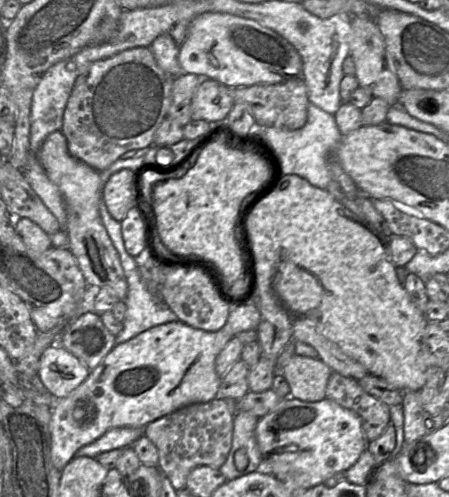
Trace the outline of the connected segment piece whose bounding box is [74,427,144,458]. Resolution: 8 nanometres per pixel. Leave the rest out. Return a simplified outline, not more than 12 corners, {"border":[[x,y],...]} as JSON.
{"border":[[136,427],[112,428],[81,447],[74,457],[95,458],[132,446],[143,435]]}

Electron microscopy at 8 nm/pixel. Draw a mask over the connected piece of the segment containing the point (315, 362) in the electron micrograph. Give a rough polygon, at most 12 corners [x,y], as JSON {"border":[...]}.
{"border":[[294,354],[281,373],[290,397],[326,398],[332,370]]}

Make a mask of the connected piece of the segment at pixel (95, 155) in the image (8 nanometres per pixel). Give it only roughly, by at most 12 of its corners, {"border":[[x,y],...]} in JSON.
{"border":[[150,47],[77,77],[60,131],[101,172],[152,146],[173,78]]}

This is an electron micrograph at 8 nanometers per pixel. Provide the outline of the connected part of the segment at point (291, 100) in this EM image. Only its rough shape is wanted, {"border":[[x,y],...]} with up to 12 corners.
{"border":[[302,77],[231,88],[256,127],[298,130],[309,99]]}

